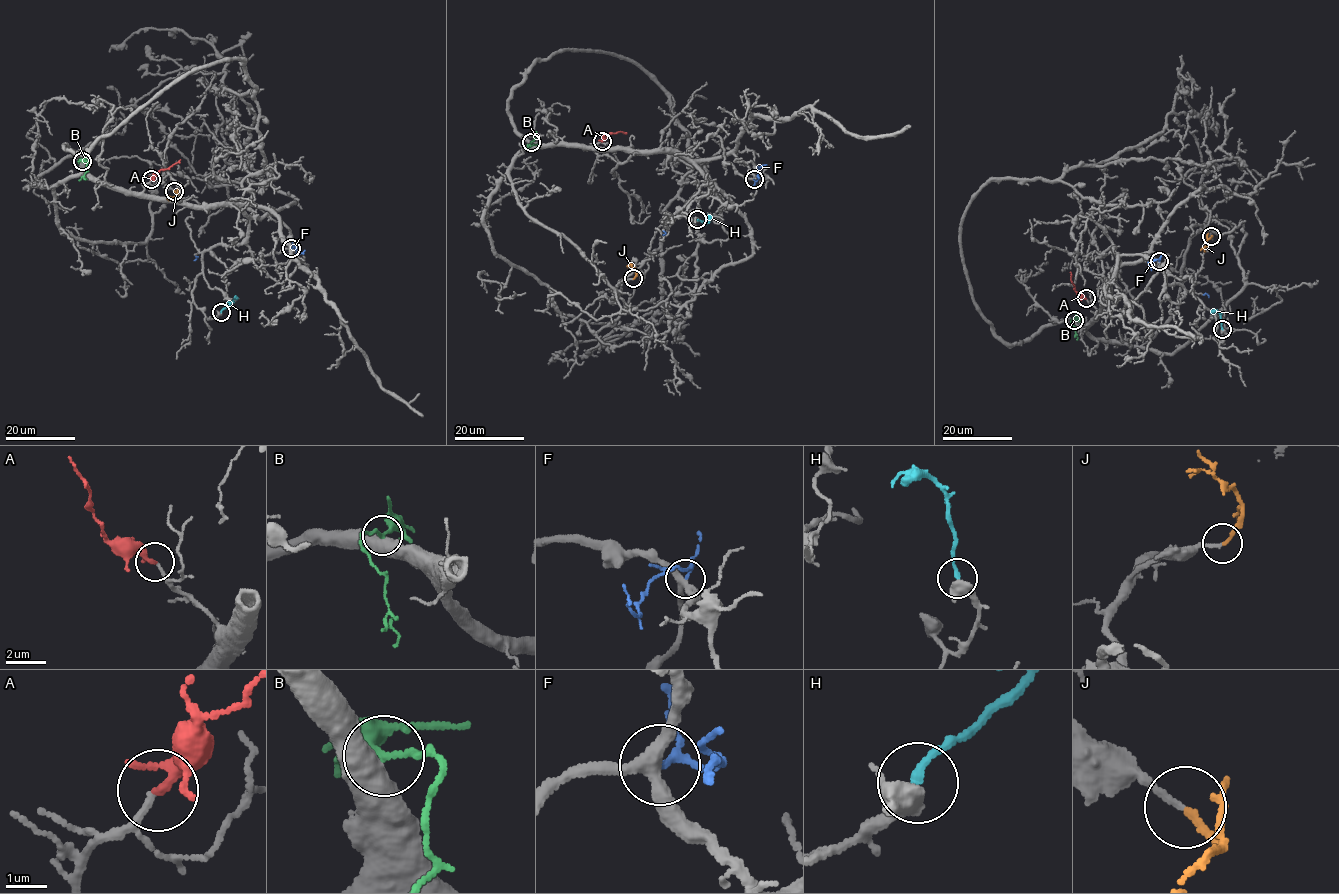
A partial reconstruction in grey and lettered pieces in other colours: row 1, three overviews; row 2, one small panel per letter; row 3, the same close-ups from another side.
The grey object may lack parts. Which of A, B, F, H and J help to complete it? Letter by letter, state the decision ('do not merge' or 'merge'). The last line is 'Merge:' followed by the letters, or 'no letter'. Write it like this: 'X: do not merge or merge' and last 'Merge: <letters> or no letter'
A: merge
B: do not merge
F: do not merge
H: merge
J: merge
Merge: A, H, J

